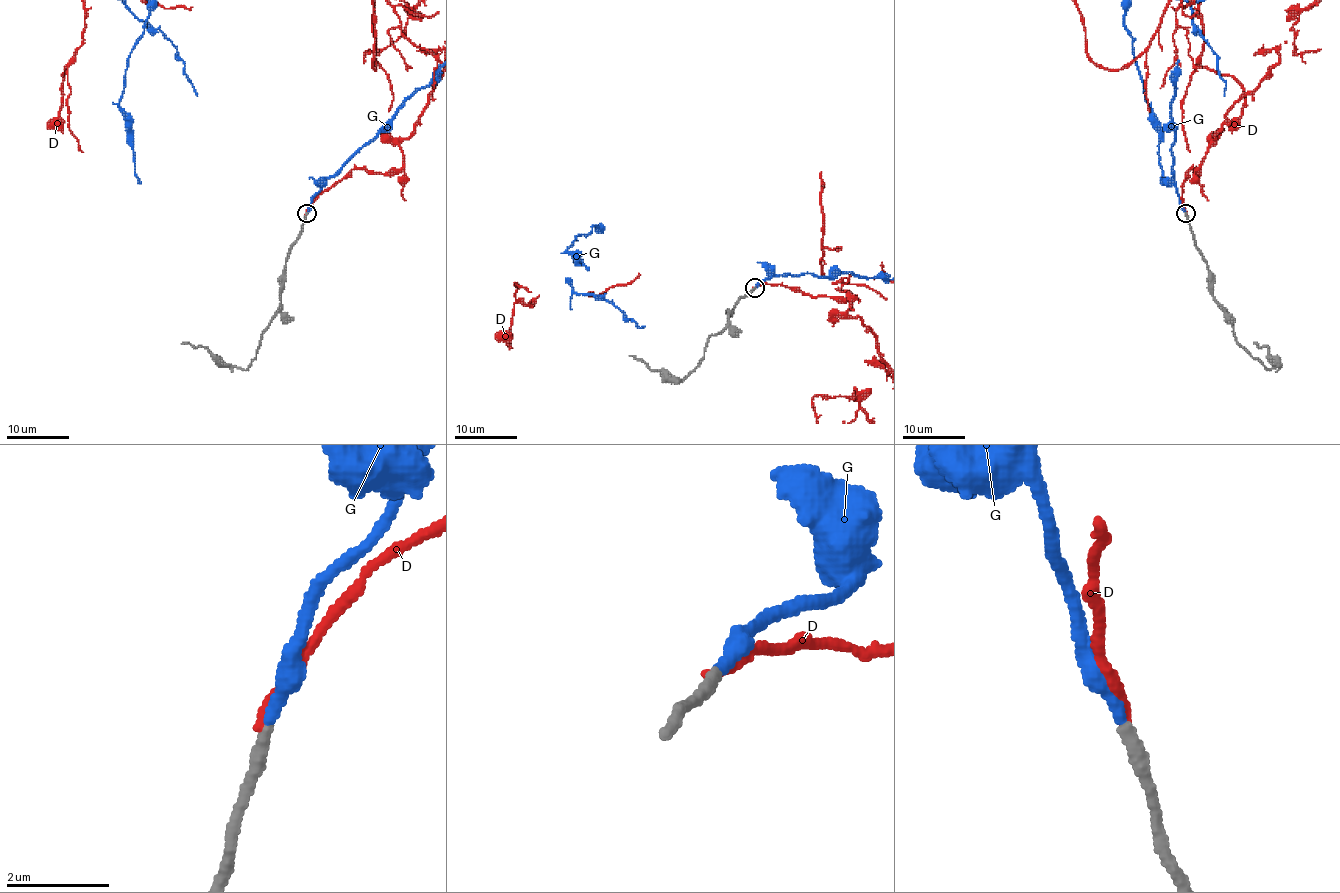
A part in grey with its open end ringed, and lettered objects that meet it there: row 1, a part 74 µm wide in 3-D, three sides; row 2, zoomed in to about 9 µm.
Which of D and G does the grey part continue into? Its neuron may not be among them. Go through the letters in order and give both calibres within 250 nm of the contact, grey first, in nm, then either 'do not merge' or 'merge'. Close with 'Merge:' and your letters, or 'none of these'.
D: 280/200 nm | do not merge
G: 280/240 nm | merge
Merge: G

